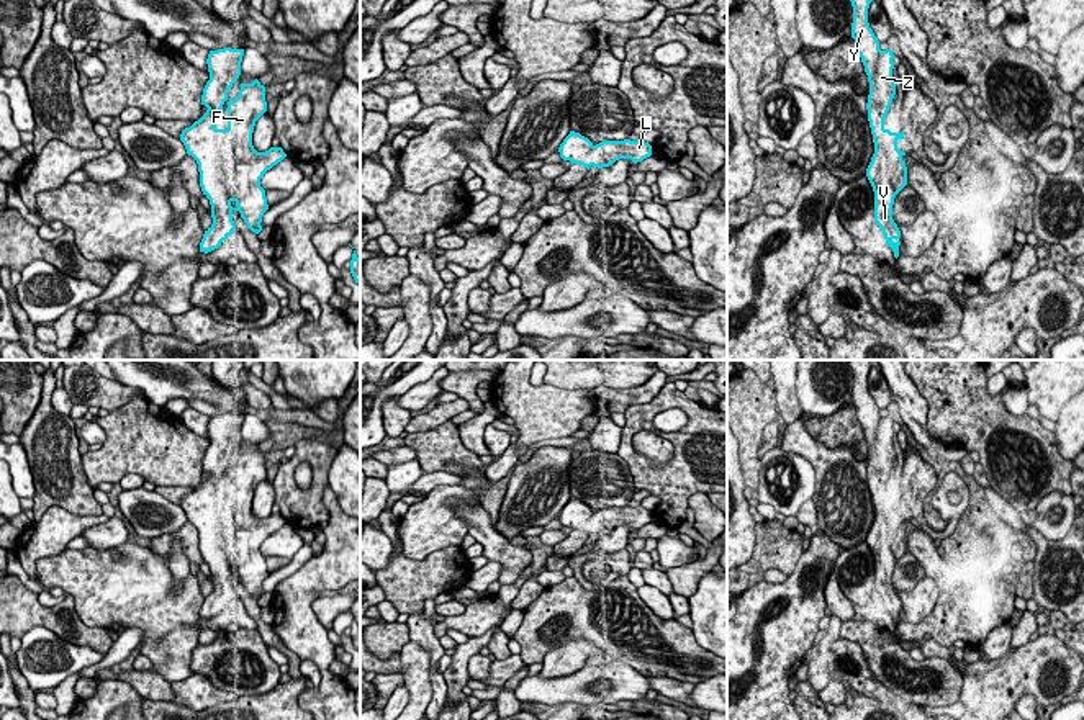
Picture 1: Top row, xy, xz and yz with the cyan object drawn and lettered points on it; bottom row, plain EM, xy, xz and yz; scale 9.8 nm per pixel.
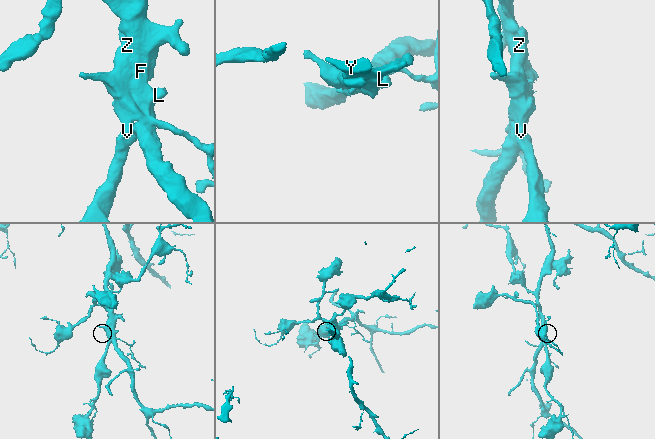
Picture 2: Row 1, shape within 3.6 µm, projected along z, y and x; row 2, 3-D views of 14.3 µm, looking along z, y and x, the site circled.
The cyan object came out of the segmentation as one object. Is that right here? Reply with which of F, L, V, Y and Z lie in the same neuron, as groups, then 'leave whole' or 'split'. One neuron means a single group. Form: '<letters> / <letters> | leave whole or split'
F L Y / V Z | split

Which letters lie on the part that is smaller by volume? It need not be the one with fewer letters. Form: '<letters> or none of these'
V, Z

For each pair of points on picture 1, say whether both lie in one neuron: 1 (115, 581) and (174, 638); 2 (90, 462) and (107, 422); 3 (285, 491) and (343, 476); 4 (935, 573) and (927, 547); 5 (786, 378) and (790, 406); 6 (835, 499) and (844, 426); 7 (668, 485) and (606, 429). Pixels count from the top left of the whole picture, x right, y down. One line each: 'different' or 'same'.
1: same
2: same
3: different
4: same
5: same
6: different
7: different

